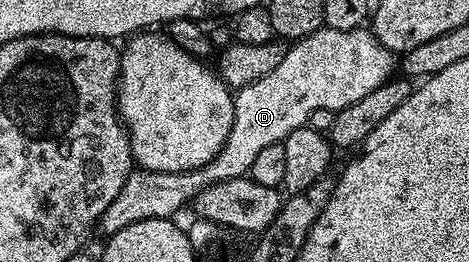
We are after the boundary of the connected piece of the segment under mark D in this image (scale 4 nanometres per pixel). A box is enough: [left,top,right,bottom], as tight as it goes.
[98,27,394,237]

